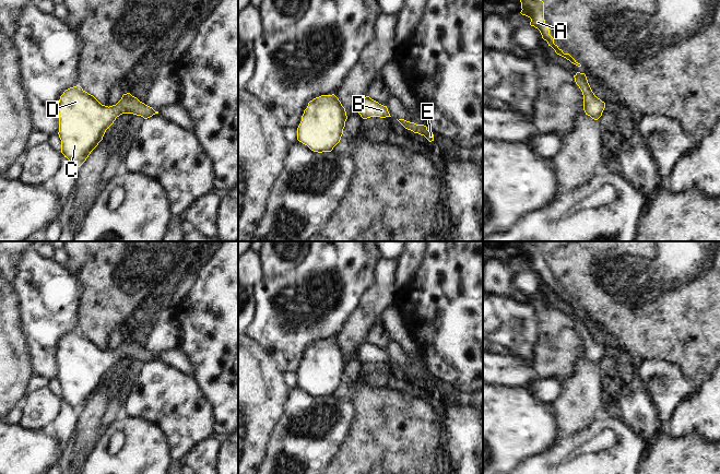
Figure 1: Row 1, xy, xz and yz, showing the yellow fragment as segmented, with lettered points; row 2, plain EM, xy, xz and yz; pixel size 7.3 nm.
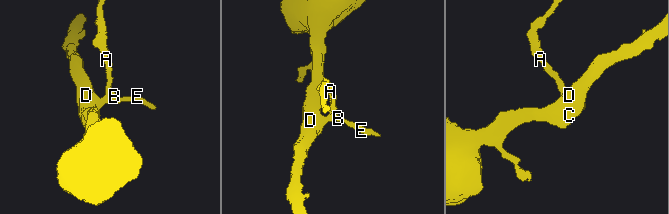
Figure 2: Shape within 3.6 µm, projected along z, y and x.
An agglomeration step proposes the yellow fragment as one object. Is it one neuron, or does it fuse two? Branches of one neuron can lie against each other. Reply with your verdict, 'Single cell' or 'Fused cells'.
Single cell

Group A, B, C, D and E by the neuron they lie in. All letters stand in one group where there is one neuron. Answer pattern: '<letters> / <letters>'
A B C D E

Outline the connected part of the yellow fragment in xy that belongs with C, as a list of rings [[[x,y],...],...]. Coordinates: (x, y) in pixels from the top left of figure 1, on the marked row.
[[[80,85],[63,92],[58,112],[61,153],[78,167],[86,161],[120,115],[133,114],[147,119],[158,114],[130,93],[123,94],[116,105],[102,105]]]

